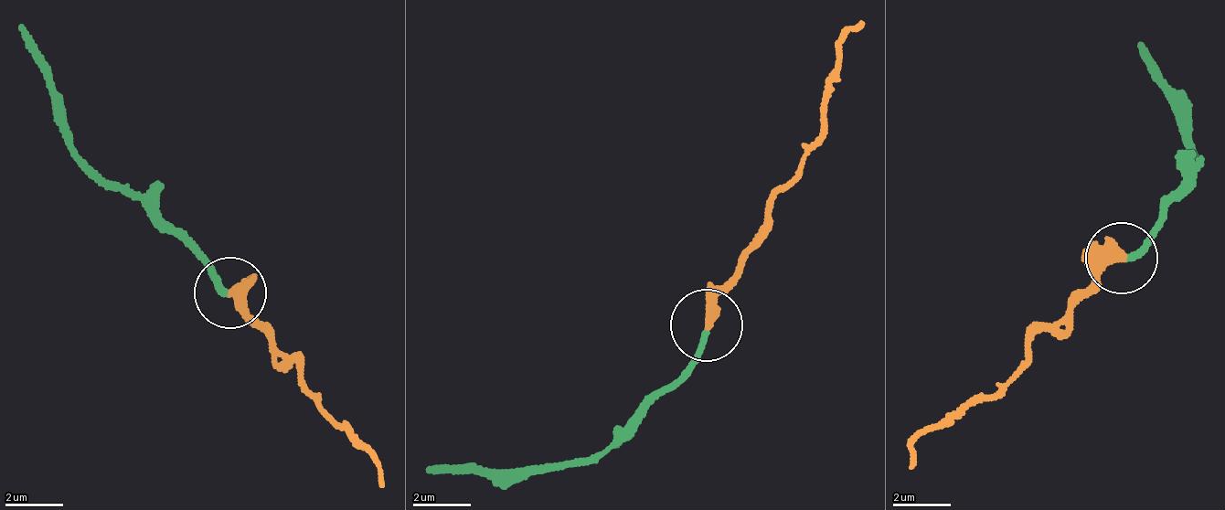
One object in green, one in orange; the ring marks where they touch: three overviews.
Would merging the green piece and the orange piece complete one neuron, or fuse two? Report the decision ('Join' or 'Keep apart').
Join

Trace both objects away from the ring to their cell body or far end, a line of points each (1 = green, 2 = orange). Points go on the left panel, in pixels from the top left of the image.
1: (229, 296), (200, 243), (116, 191), (76, 152), (62, 95), (24, 22)
2: (232, 294), (299, 366), (299, 387), (337, 424), (346, 419), (386, 484)

